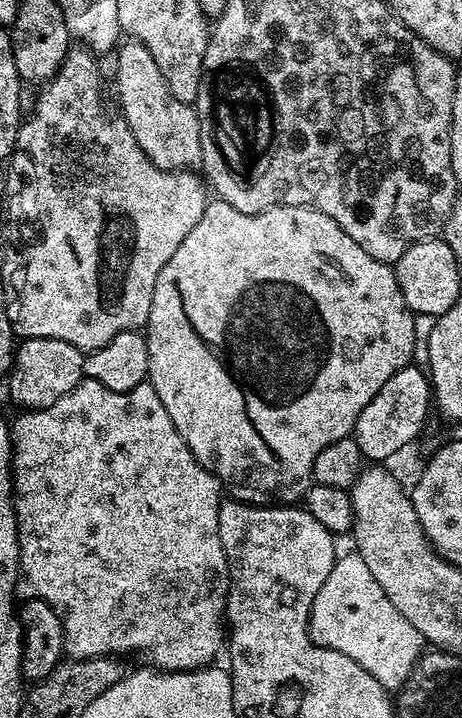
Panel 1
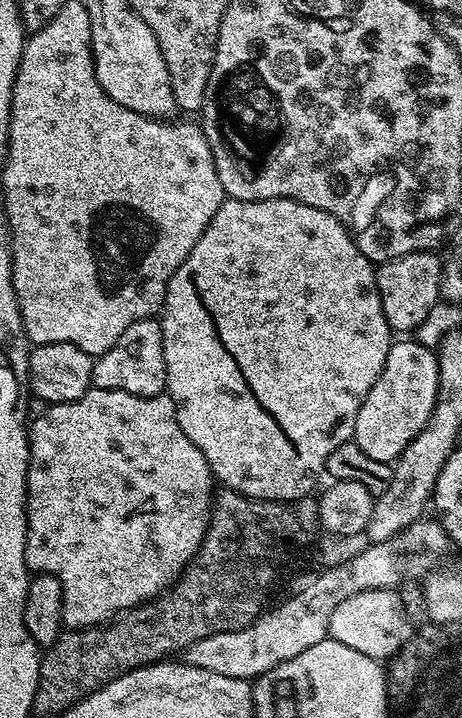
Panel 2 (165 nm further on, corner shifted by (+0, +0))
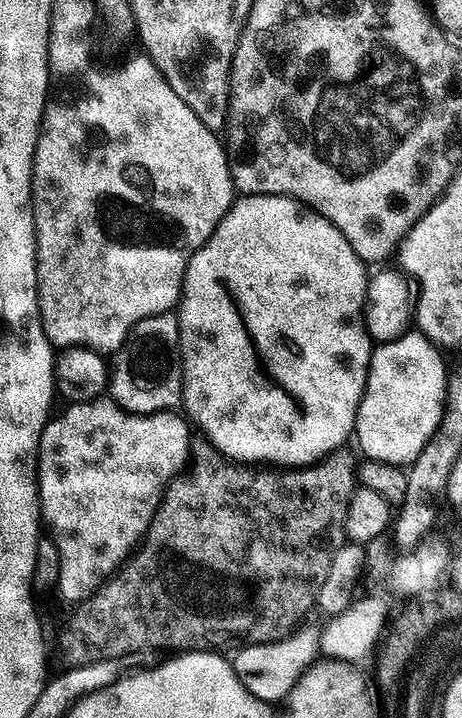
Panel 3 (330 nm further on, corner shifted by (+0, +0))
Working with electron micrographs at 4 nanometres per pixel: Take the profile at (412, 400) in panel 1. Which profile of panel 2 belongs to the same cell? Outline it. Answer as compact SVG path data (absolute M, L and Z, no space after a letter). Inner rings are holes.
M400 338L386 354L386 366L366 394L356 419L354 443L370 458L394 462L426 427L440 389L440 361L437 353L416 338Z

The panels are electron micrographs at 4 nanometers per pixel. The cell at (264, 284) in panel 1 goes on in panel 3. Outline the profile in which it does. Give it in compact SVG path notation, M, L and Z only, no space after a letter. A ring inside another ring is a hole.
M241 195L239 198L233 199L230 210L222 218L222 222L218 222L218 226L214 230L214 234L210 234L210 238L203 244L196 253L190 258L190 262L186 266L186 274L184 275L184 285L180 291L180 303L178 305L178 319L180 322L180 357L182 358L182 378L184 379L184 399L182 401L183 411L186 413L187 419L193 425L196 424L201 428L203 435L212 445L217 448L222 455L227 456L229 460L235 460L241 464L249 466L275 466L280 470L295 470L298 468L307 468L308 465L323 460L325 456L329 456L331 452L338 448L343 448L349 442L356 427L356 415L358 414L358 406L364 397L364 387L366 386L366 378L368 377L368 367L370 366L370 358L374 341L368 335L368 331L364 328L364 299L368 293L368 278L370 272L364 261L358 258L358 254L354 254L354 250L350 246L350 242L346 242L346 238L342 238L342 234L335 226L326 218L322 218L322 214L318 214L313 208L307 208L301 200L296 200L293 196L246 196Z

